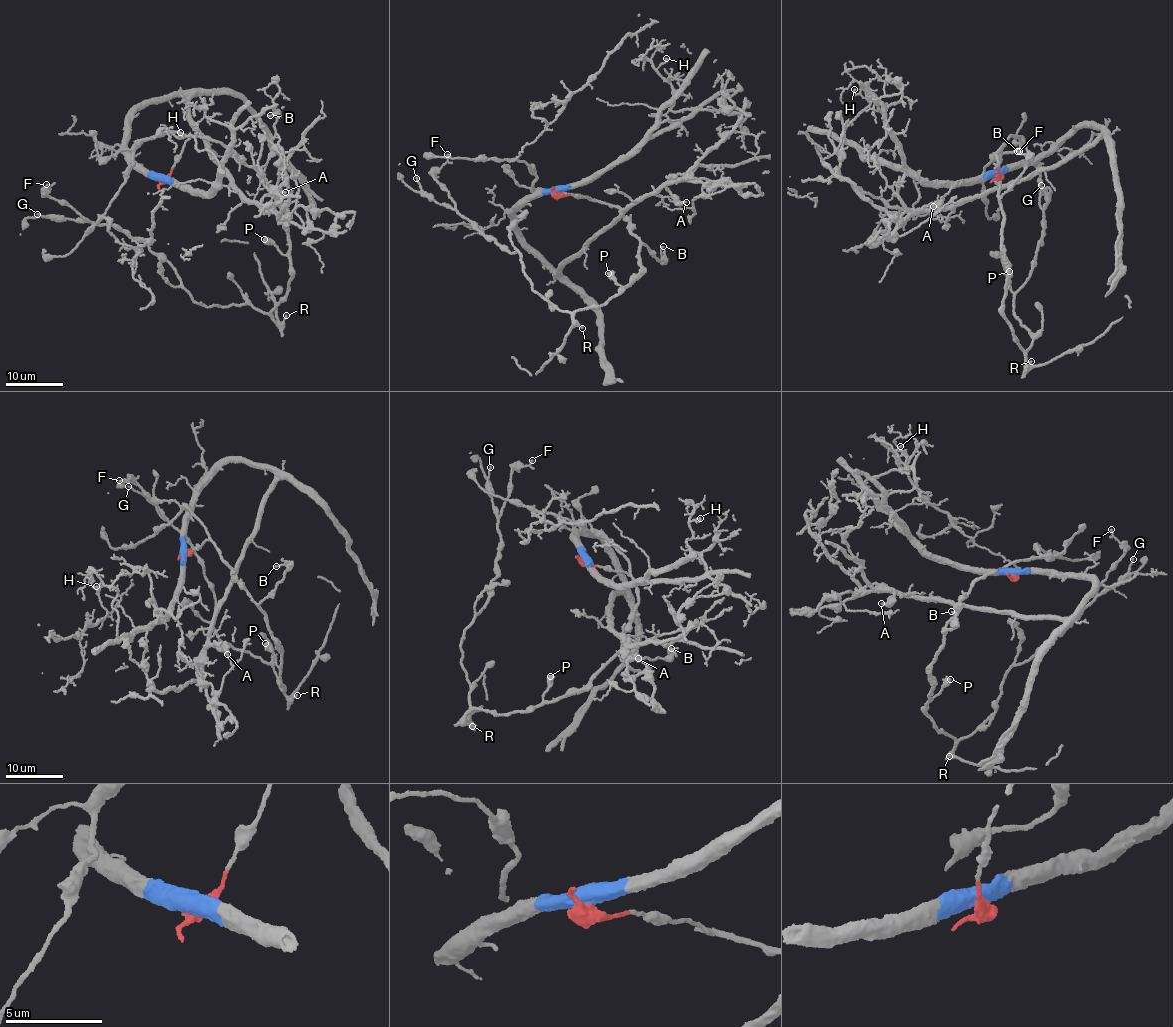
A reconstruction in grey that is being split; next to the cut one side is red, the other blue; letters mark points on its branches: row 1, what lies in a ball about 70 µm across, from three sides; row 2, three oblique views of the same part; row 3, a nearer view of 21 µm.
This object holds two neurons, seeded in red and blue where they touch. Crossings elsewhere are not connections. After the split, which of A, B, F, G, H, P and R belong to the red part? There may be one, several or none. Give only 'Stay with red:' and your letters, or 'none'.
Stay with red: B, F, G, P, R

